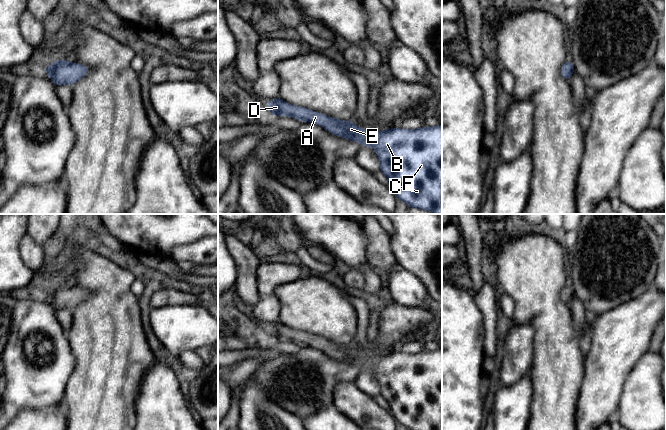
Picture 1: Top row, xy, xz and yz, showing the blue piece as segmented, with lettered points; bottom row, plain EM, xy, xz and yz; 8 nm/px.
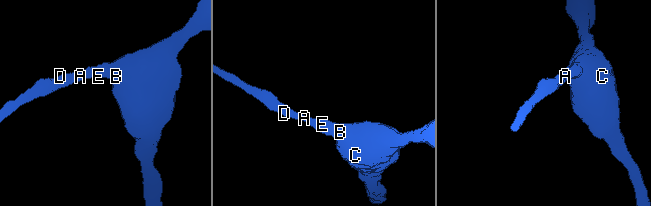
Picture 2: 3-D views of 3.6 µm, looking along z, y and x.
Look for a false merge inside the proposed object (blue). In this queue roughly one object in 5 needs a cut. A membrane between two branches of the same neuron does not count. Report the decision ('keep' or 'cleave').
keep

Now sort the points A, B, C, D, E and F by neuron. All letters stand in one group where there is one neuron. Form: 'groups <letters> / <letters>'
groups A B C D E F

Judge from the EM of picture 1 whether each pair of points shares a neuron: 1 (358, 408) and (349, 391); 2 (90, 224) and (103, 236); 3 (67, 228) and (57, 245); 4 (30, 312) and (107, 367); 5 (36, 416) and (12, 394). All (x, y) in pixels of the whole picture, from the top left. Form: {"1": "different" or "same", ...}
{"1": "same", "2": "same", "3": "same", "4": "different", "5": "different"}

